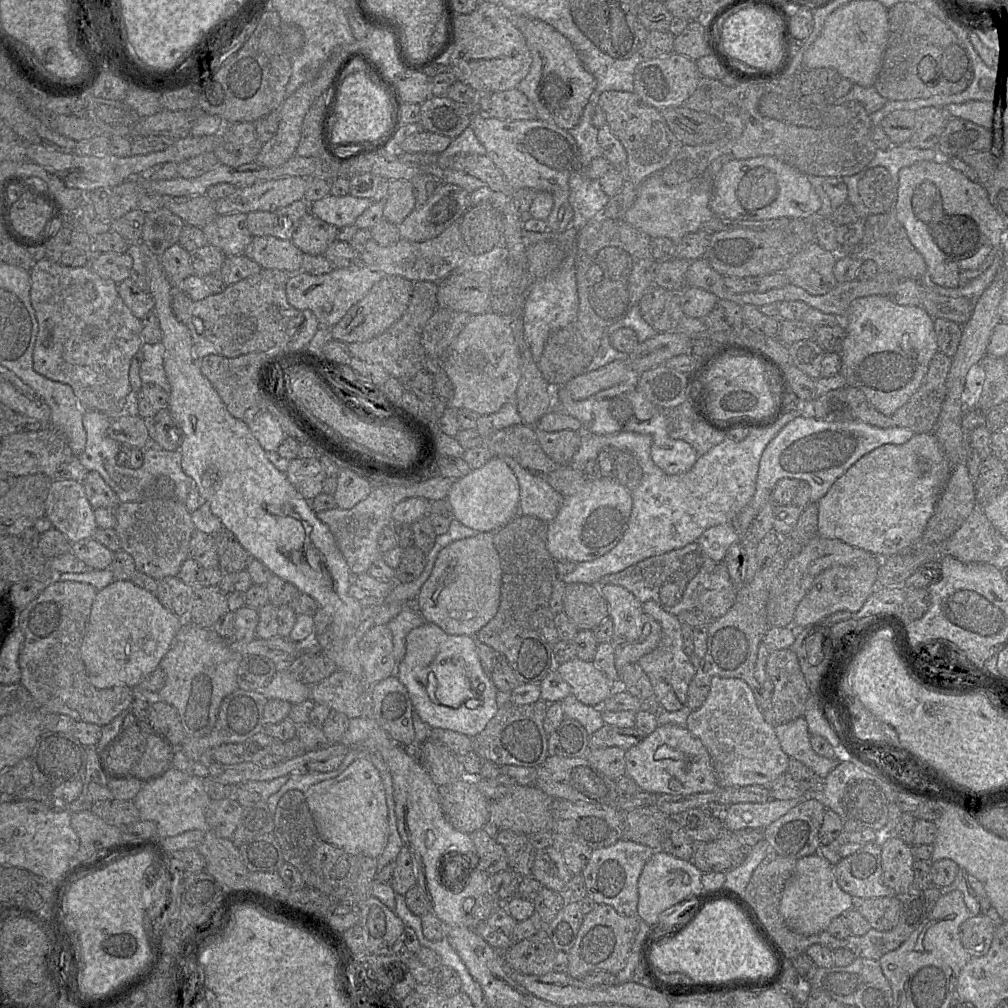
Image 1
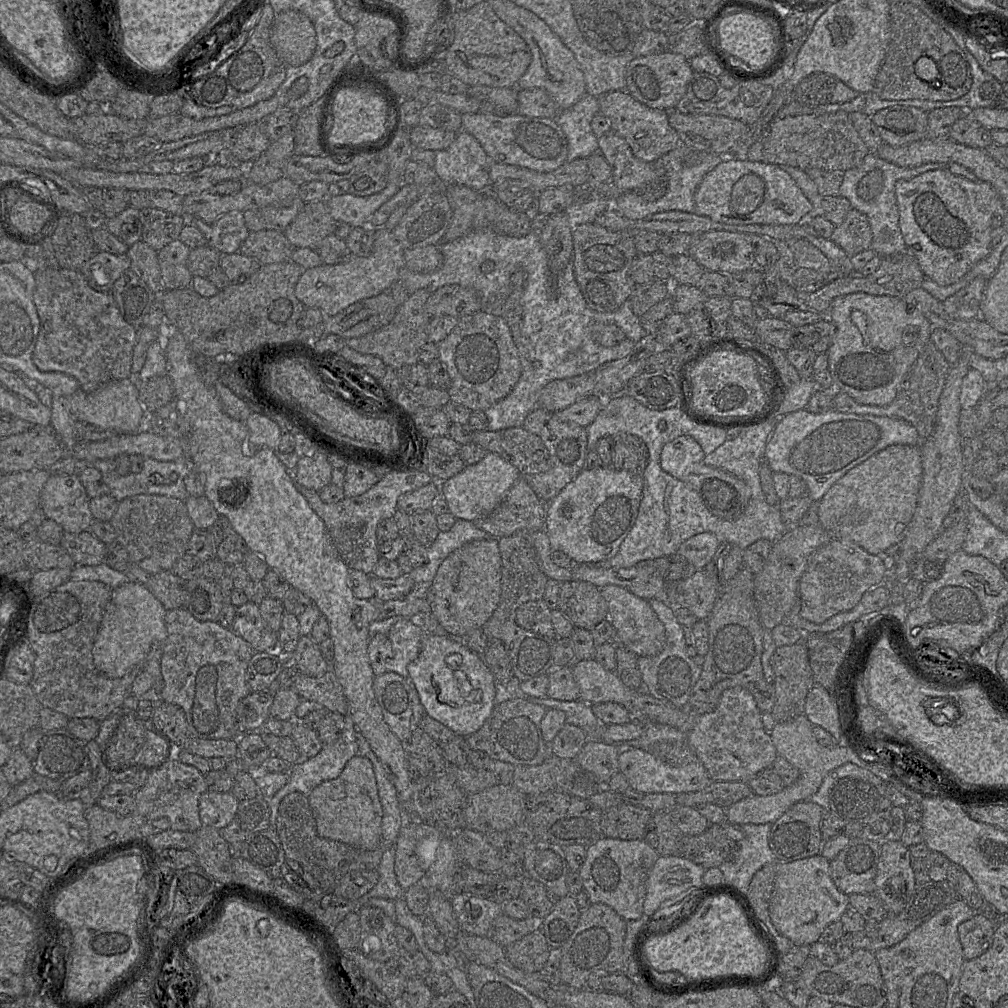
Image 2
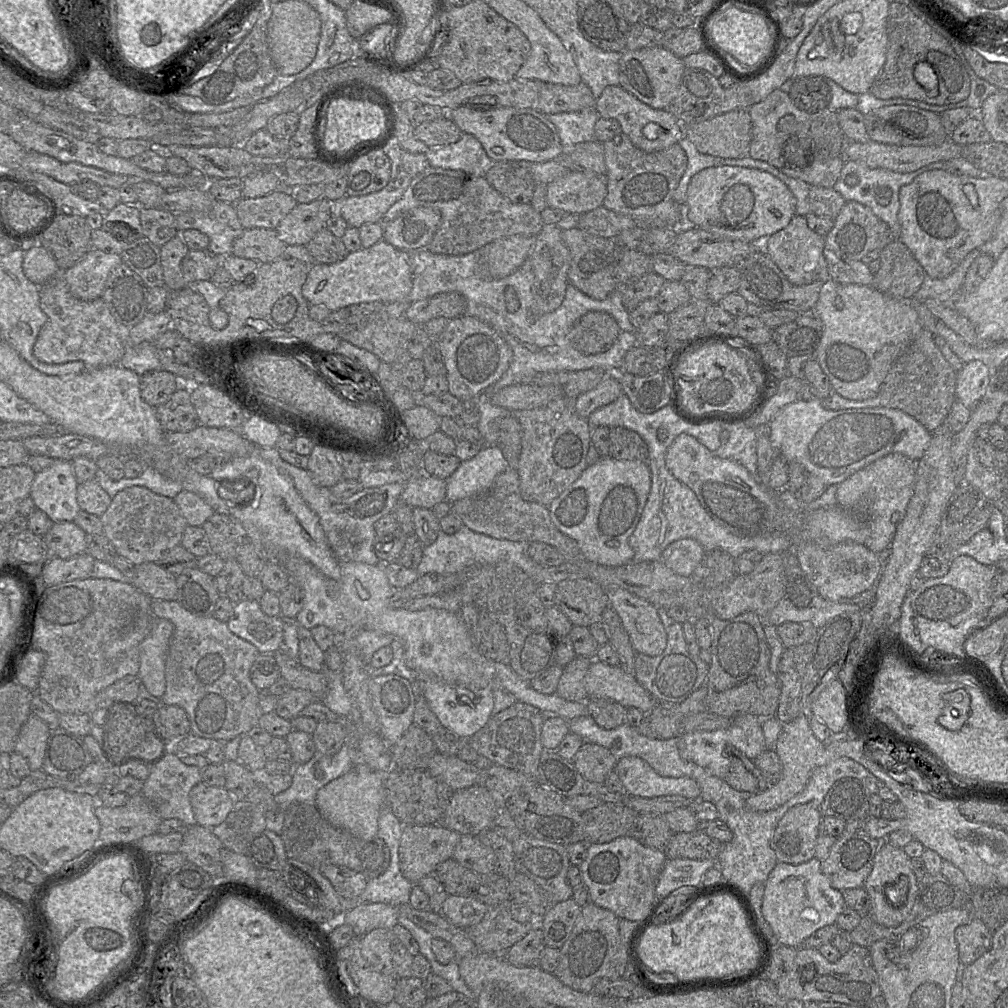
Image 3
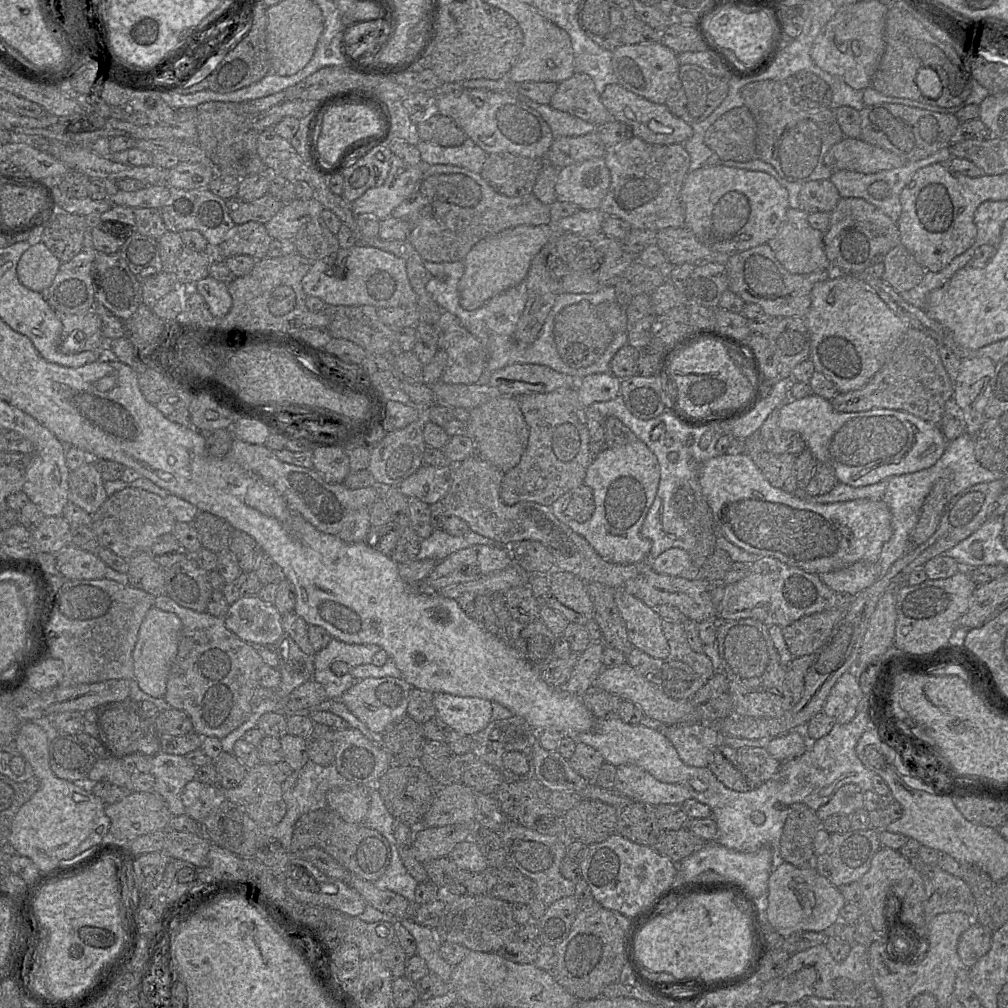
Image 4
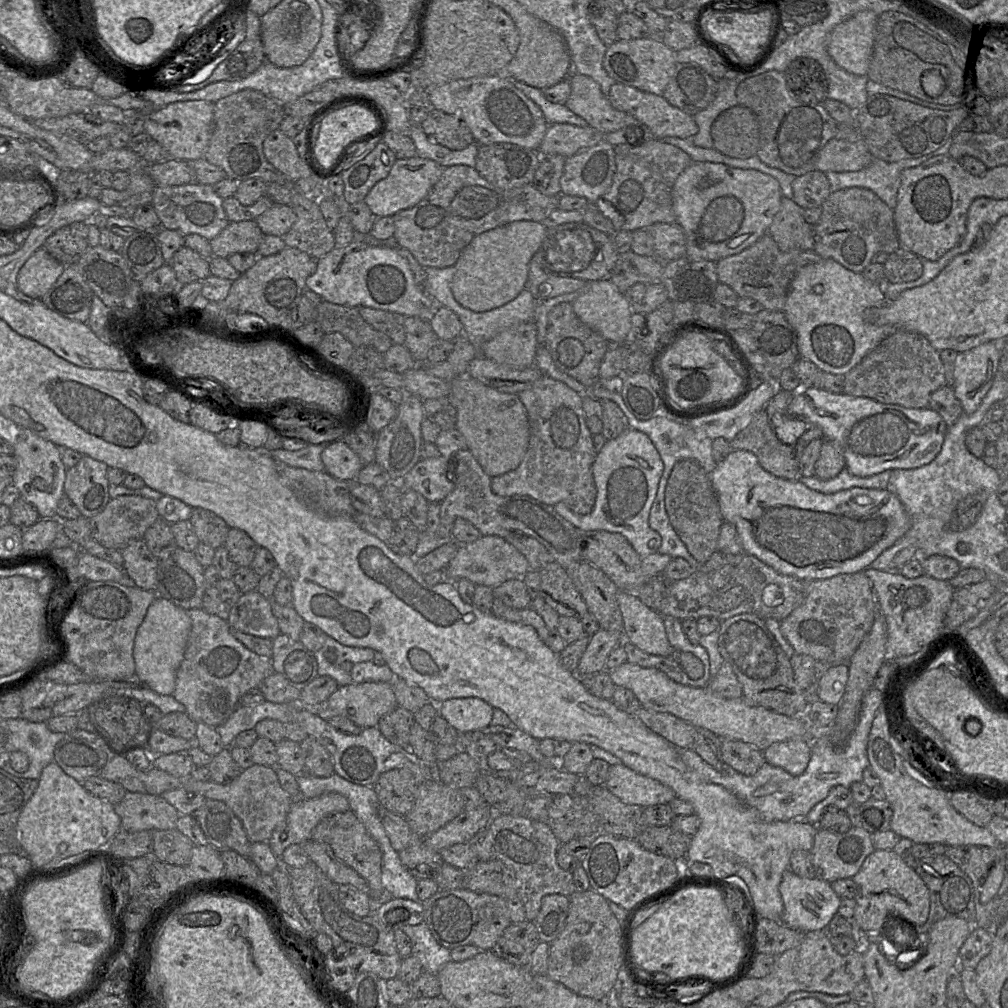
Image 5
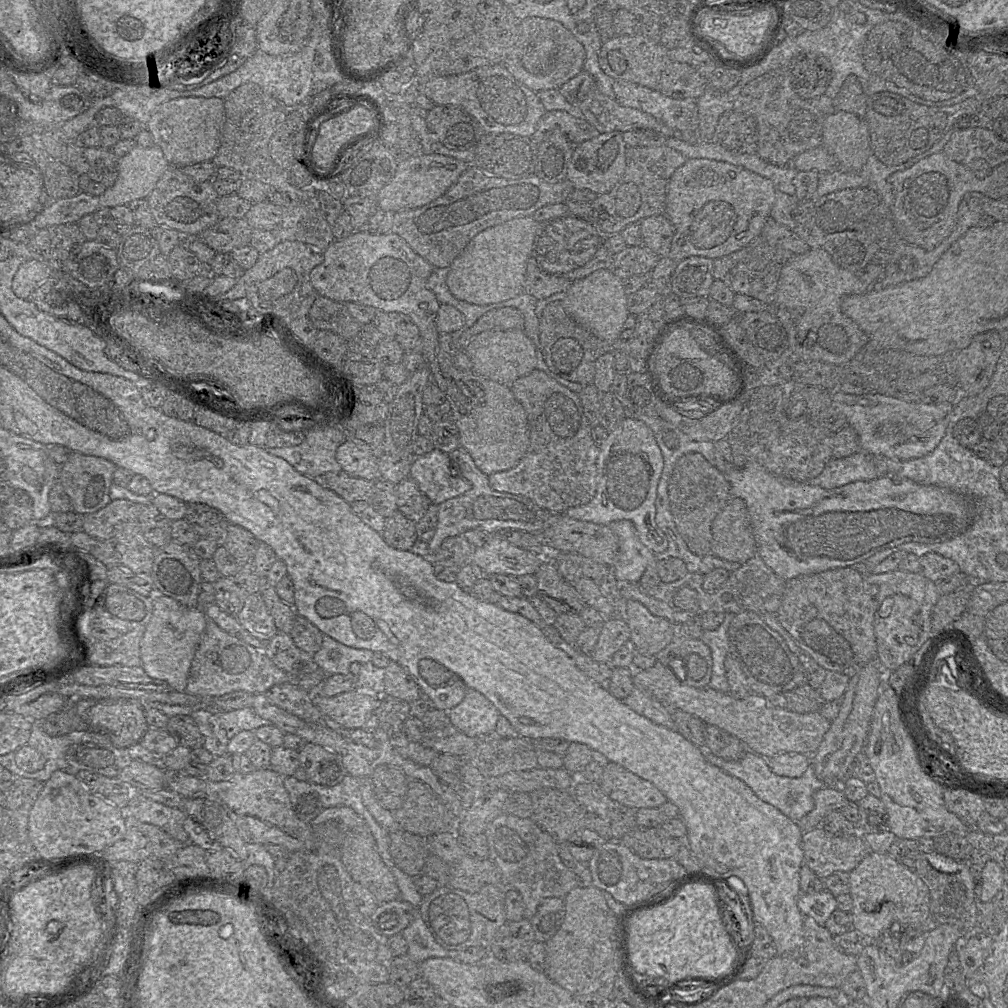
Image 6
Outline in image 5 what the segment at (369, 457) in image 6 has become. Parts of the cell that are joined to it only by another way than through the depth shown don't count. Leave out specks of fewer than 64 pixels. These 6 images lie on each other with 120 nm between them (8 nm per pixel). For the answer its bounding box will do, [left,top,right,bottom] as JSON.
[321,441,363,482]

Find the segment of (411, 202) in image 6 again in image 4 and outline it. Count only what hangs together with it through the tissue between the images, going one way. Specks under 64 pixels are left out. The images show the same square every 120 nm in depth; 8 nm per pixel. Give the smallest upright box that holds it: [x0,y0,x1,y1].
[352,155,423,221]

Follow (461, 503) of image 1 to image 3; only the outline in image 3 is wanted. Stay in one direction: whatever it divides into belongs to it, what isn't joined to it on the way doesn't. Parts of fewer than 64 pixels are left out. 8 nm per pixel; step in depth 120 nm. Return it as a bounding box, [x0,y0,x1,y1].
[446,445,509,503]

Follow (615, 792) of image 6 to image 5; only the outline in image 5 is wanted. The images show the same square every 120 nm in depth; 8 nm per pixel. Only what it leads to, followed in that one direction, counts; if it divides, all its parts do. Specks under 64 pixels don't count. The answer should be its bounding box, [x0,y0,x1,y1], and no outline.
[604,764,676,808]

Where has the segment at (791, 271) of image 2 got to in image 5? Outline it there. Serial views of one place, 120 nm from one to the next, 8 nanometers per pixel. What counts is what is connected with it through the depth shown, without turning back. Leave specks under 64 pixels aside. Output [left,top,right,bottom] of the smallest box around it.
[768,197,814,251]

